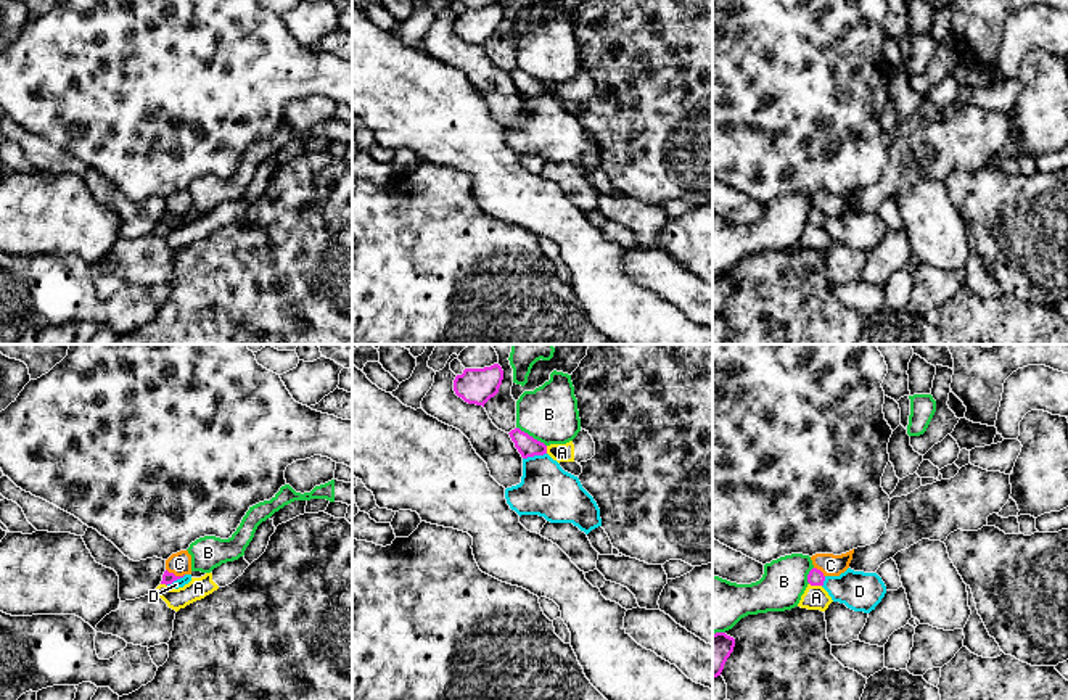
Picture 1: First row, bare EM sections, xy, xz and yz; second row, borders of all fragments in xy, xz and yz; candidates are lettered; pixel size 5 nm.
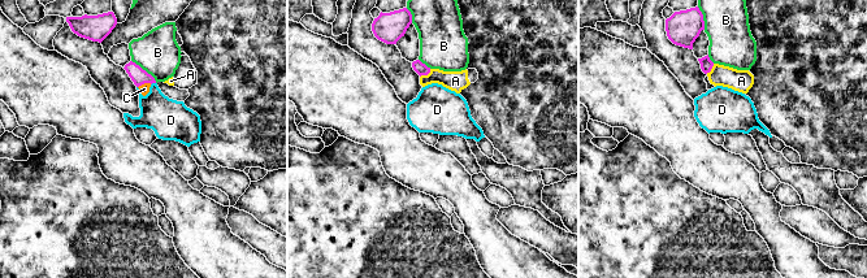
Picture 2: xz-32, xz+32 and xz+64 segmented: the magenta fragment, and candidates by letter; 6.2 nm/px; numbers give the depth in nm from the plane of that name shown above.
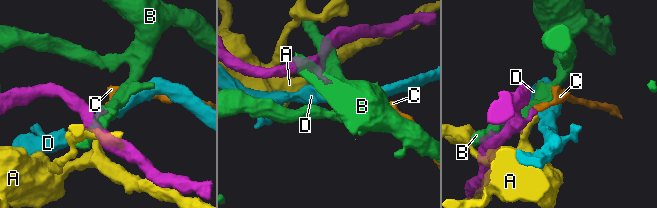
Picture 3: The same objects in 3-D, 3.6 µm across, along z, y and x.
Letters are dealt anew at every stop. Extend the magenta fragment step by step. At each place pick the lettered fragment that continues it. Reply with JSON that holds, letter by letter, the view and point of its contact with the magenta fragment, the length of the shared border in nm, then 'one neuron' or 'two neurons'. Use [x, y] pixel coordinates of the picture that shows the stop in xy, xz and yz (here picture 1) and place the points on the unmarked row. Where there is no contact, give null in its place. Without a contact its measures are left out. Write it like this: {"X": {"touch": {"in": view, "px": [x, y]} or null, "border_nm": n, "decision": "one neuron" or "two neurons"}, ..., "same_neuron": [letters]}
{"A": {"touch": {"in": "yz", "px": [816, 224]}, "border_nm": 70, "decision": "two neurons"}, "B": {"touch": {"in": "xz", "px": [531, 76]}, "border_nm": 180, "decision": "two neurons"}, "C": {"touch": {"in": "xy", "px": [174, 214]}, "border_nm": 100, "decision": "two neurons"}, "D": {"touch": {"in": "xz", "px": [534, 94]}, "border_nm": 120, "decision": "two neurons"}, "same_neuron": []}

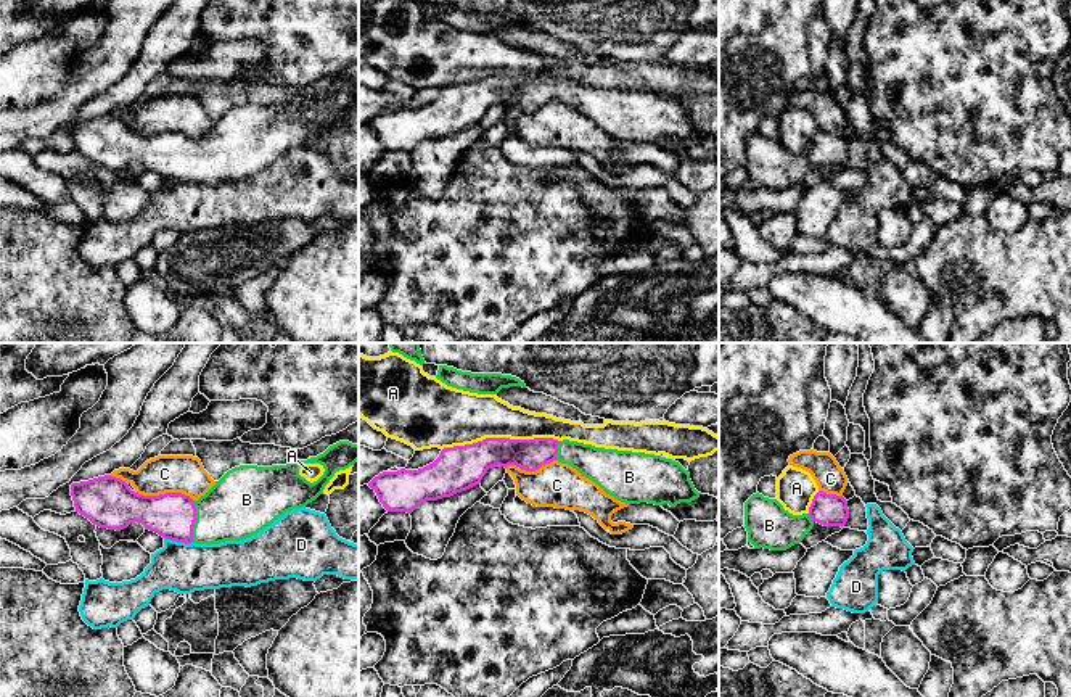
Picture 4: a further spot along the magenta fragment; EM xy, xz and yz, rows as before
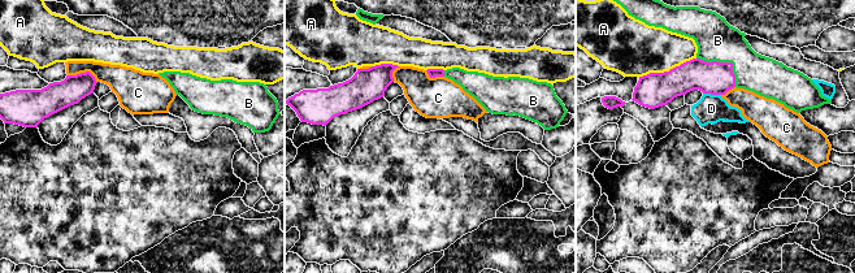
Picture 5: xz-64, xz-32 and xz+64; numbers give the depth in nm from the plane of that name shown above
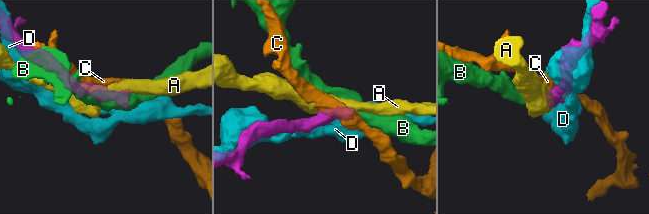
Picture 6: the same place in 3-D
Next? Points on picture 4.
{"A": {"touch": {"in": "xz", "px": [500, 78]}, "border_nm": 600, "decision": "two neurons"}, "B": {"touch": {"in": "xy", "px": [195, 160]}, "border_nm": 200, "decision": "one neuron"}, "C": {"touch": {"in": "xy", "px": [166, 132]}, "border_nm": 300, "decision": "two neurons"}, "D": {"touch": {"in": "xy", "px": [179, 181]}, "border_nm": 150, "decision": "two neurons"}, "same_neuron": ["B"]}

